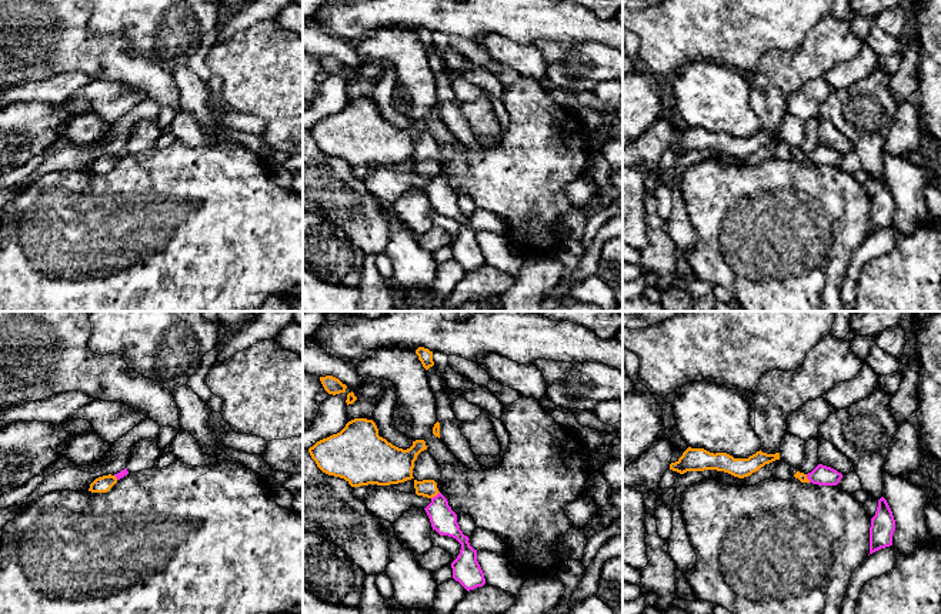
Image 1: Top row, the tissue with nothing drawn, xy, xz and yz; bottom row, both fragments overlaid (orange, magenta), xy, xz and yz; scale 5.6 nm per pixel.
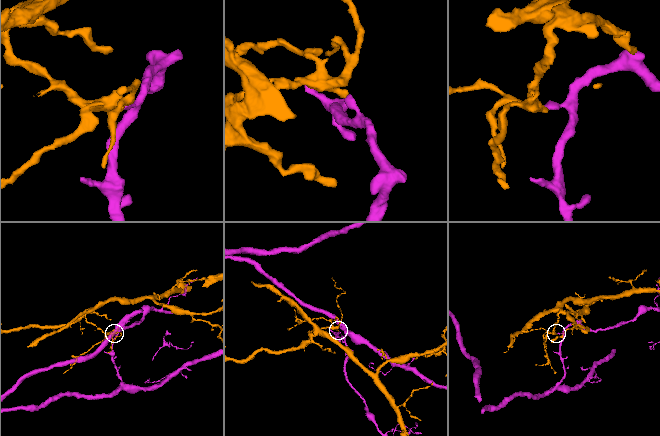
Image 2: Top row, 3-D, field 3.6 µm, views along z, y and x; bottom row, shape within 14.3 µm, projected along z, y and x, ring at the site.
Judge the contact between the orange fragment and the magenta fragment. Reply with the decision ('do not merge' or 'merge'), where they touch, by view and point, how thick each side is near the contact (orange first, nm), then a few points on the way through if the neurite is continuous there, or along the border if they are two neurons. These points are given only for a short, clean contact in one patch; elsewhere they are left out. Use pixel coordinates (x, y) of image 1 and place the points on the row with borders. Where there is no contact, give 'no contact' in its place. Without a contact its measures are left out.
do not merge; meets orange in xz at (434, 496); 100 nm thick on the orange side, 150 nm on the other; border along xz (439, 491), (431, 499)

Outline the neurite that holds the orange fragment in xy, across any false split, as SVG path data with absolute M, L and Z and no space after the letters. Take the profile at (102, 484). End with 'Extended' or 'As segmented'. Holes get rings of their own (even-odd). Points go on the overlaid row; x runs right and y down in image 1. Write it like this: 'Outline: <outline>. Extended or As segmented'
Outline: M103 475L96 478L91 484L89 491L91 493L107 493L114 484L117 483L116 475Z. As segmented

